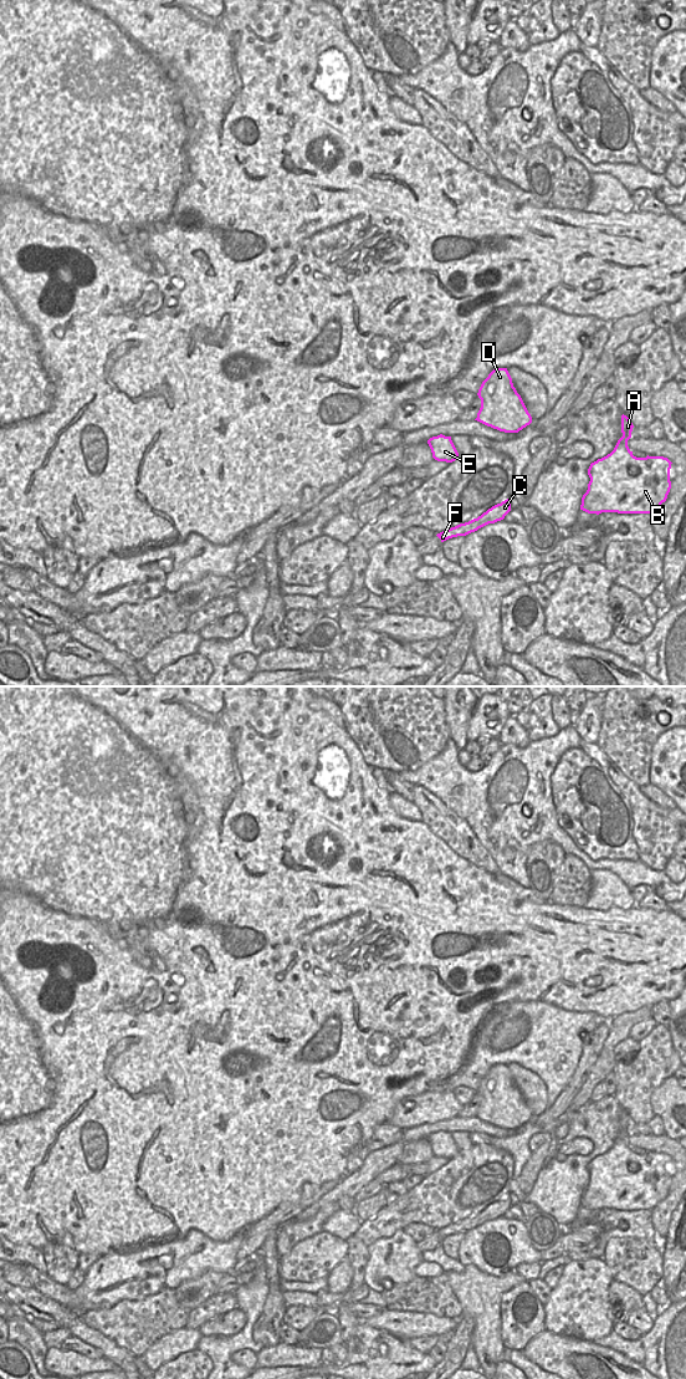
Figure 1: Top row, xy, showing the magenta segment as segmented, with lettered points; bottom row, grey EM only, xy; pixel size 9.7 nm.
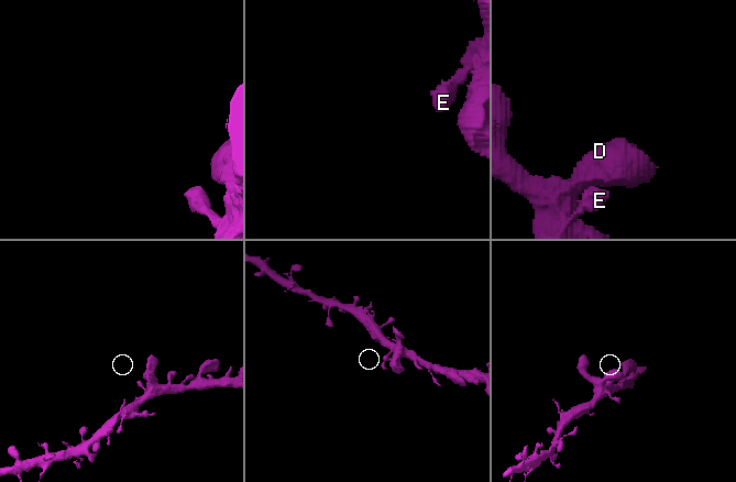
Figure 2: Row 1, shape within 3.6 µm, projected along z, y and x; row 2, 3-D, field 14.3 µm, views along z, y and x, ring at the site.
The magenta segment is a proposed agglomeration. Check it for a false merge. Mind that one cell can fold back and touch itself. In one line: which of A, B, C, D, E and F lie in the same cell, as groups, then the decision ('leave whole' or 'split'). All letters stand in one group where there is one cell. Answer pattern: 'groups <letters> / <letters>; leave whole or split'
groups A B C D E F; leave whole

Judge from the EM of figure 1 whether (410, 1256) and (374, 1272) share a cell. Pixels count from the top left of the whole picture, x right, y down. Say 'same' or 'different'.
same

